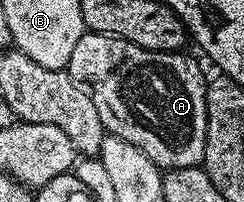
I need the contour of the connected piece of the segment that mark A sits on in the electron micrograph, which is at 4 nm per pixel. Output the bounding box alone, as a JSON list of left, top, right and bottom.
[66,31,206,171]

